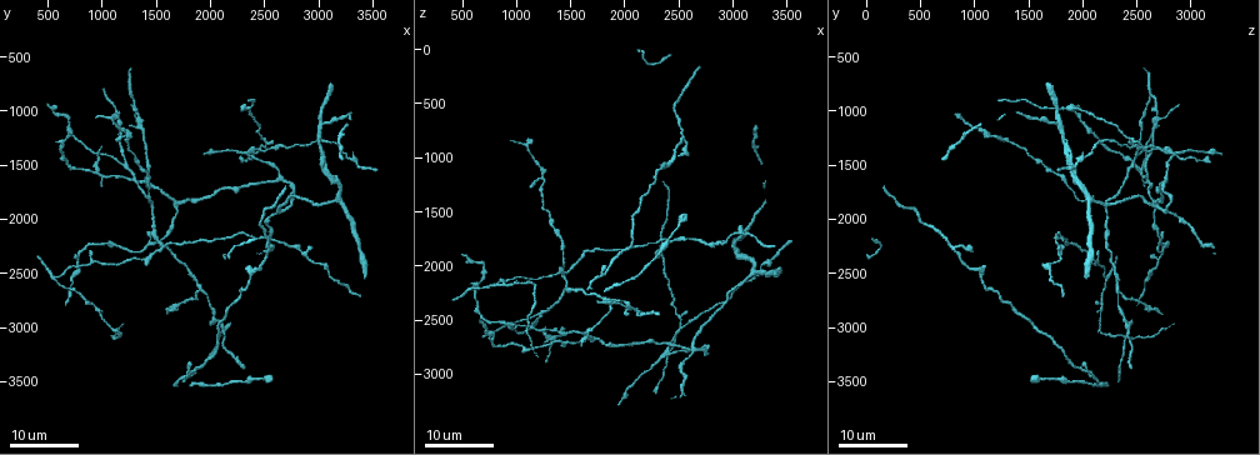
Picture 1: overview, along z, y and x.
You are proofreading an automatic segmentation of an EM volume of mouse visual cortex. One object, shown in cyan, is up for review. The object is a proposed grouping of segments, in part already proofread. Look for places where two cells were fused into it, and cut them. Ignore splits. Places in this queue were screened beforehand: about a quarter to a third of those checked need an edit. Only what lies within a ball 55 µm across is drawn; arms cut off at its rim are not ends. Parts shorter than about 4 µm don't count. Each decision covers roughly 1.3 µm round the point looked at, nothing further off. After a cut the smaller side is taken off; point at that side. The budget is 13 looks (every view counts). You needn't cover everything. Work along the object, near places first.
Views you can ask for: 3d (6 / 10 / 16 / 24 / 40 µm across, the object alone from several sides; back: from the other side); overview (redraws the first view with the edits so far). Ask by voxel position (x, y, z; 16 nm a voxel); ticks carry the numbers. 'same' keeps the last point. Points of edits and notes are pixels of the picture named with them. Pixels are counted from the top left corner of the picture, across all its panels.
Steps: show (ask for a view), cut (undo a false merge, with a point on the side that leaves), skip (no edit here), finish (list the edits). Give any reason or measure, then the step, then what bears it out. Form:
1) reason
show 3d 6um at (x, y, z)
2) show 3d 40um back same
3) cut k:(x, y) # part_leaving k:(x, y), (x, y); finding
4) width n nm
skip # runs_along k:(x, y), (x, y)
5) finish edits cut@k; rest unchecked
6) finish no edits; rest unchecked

sudden change in width
show 3d 24um at (1480, 2220, 2700)

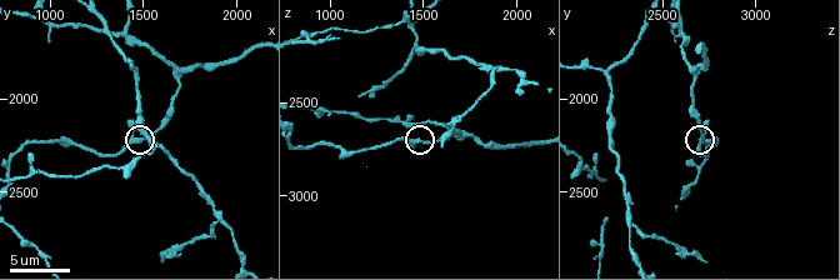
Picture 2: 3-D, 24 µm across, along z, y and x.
show 3d 10um at (1480, 2220, 2700)

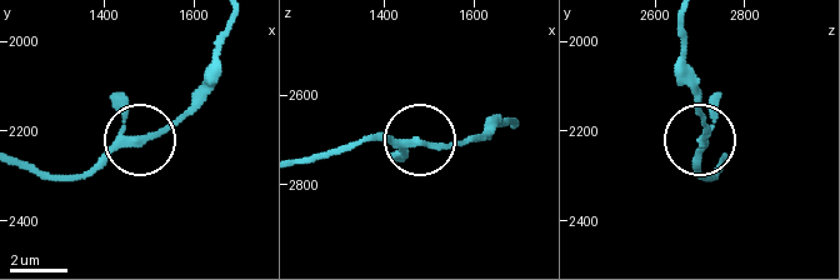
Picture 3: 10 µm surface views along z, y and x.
width 210 nm
skip # runs_along 3:(514, 124), (451, 145), (368, 138); one cell here

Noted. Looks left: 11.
three-way junction
show 3d 16um at (1700, 1880, 2680)

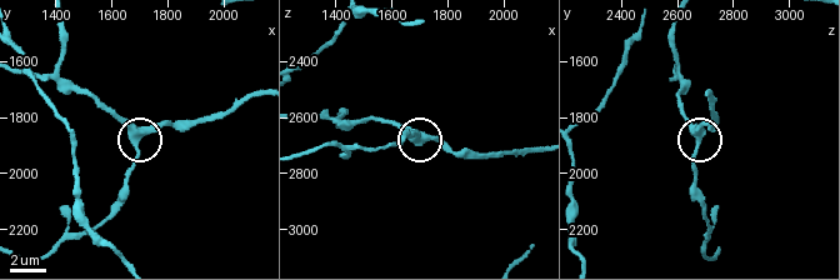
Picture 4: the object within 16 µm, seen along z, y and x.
show 3d 16um back at (1690, 1870, 2670)

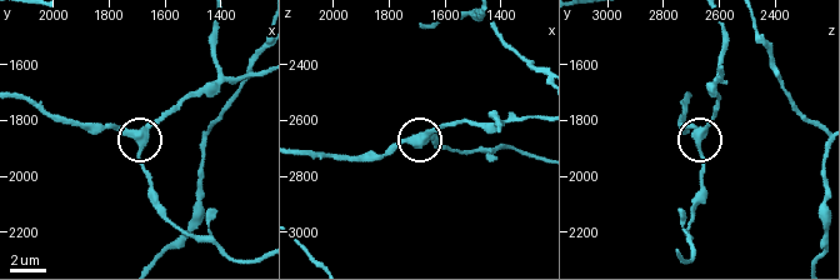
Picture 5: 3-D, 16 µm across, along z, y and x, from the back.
width 380 nm
skip # one cell here

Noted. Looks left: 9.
four or more arms meet
show 3d 16um at (2140, 3060, 2440)

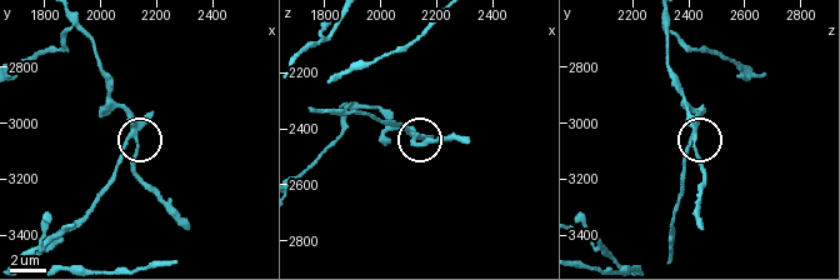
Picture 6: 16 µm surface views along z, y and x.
show 3d 10um at (2110, 3050, 2420)

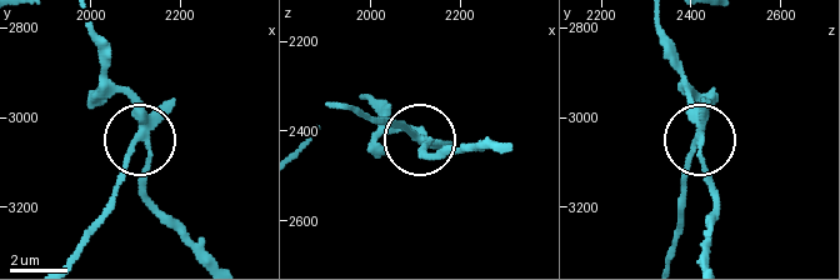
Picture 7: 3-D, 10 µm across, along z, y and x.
side_arm 7 um; arms 4
cut 7:(128, 161) # two cells meet here

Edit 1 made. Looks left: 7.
show overview

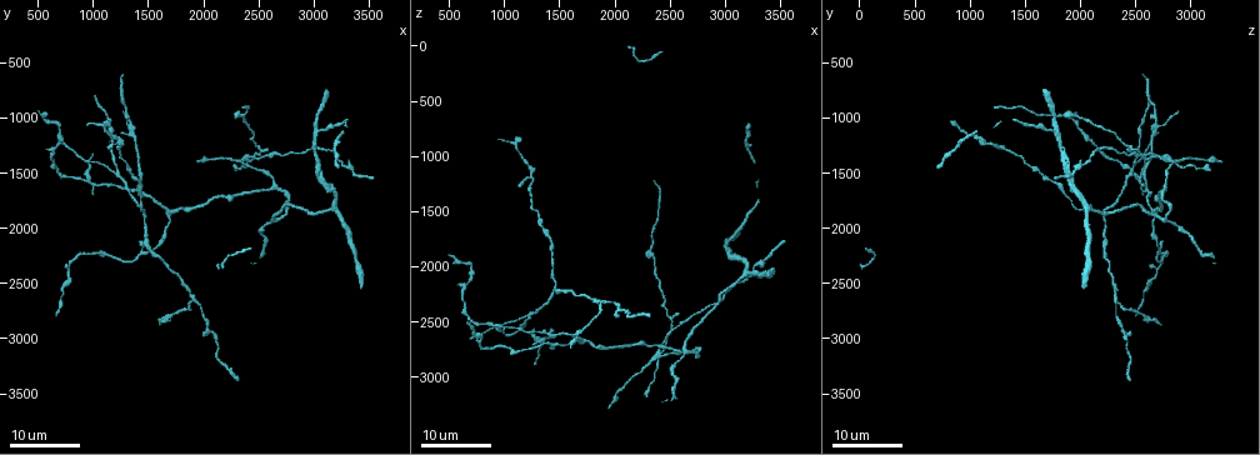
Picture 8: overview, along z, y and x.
a fork
show 3d 16um at (1900, 2660, 2300)

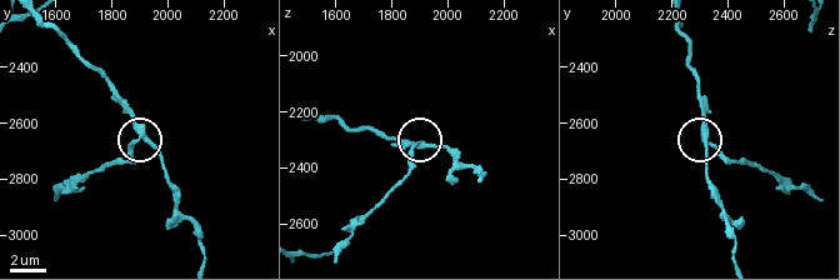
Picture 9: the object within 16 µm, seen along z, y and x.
show 3d 6um at (1910, 2660, 2330)

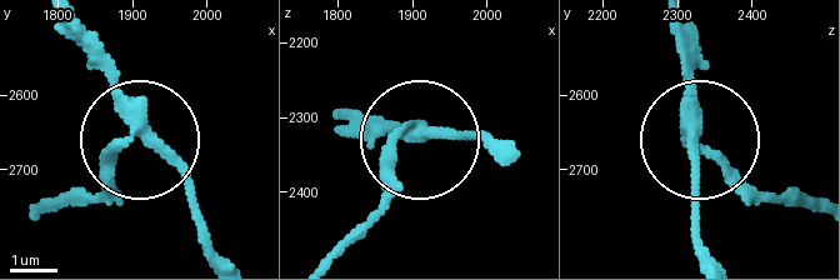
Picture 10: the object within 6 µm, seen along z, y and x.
arms 3
cut 10:(108, 175) # part_leaving 10:(690, 134), (758, 186), (818, 198); two cells meet here

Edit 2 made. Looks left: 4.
arms part here
show 3d 6um at (1400, 1640, 2600)

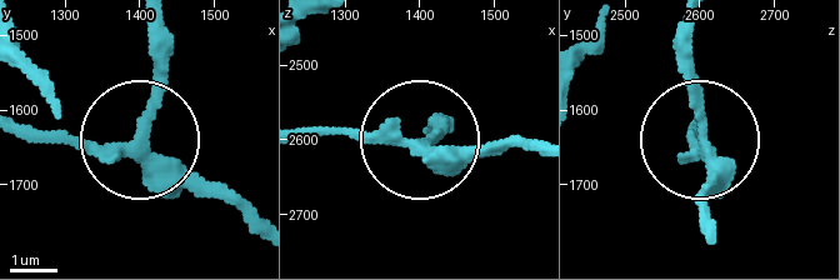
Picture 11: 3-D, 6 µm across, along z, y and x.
show 3d 6um back at (1400, 1645, 2610)

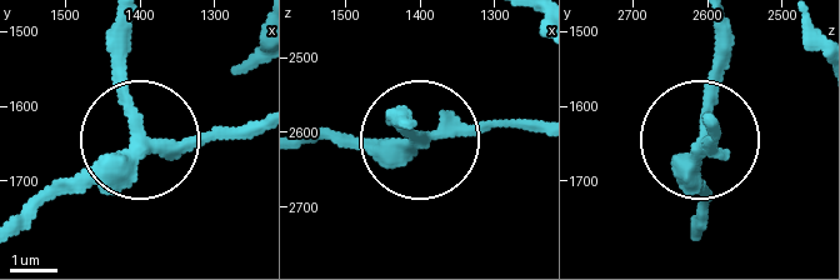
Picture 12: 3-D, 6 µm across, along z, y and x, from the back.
arms 3
skip # runs_along 12:(533, 120), (418, 136), (401, 120); all the same cell

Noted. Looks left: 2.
branch point
show 3d 16um at (2640, 1940, 2760)

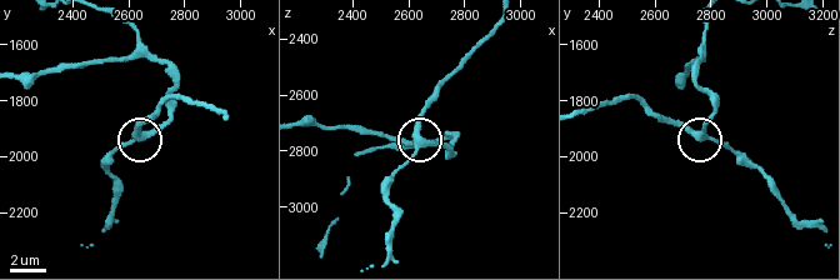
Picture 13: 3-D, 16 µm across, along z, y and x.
closer look
show 3d 10um at (2630, 1930, 2760)

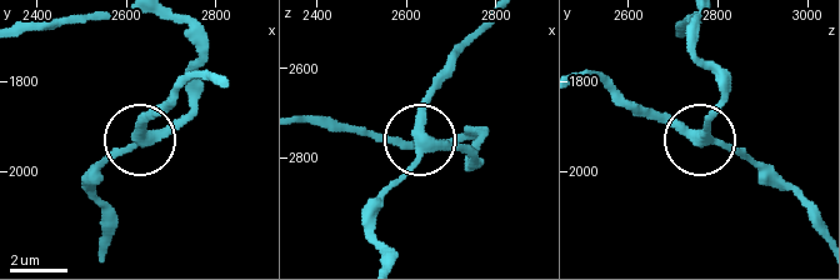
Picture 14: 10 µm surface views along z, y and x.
skip # one cell here

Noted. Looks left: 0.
finish edits cut@7, cut@10; rest unchecked

